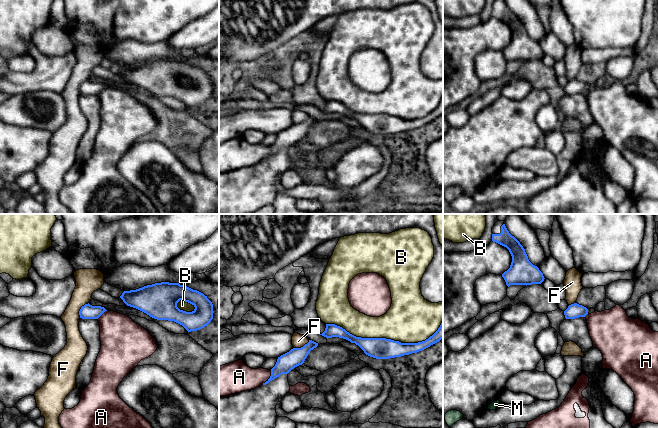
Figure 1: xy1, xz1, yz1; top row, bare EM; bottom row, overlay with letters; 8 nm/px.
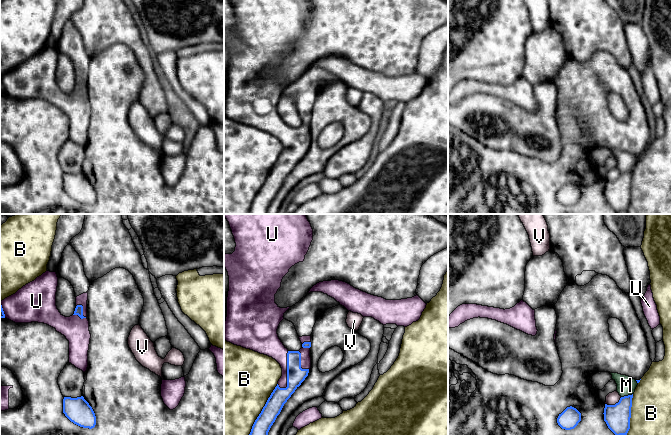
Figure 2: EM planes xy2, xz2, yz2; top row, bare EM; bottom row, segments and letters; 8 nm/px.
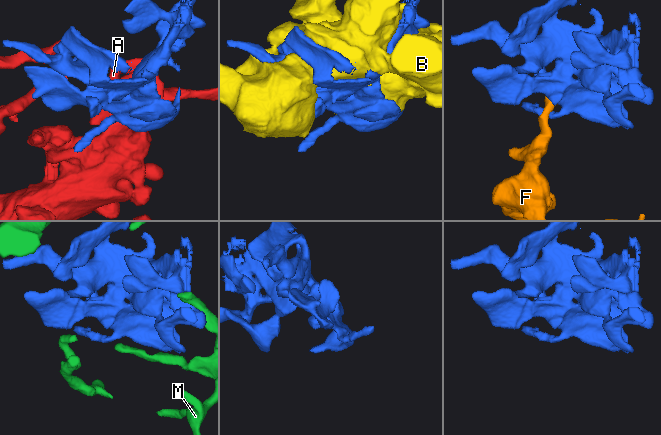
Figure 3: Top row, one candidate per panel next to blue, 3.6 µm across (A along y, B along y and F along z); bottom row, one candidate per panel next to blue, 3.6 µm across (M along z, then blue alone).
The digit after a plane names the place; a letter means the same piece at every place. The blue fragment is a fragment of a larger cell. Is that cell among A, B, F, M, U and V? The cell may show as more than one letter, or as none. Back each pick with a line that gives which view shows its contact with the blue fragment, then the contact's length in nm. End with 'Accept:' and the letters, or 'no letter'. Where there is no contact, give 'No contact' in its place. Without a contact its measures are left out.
U: Touches blue in xz2. Shared border 320 nm
Accept: U

